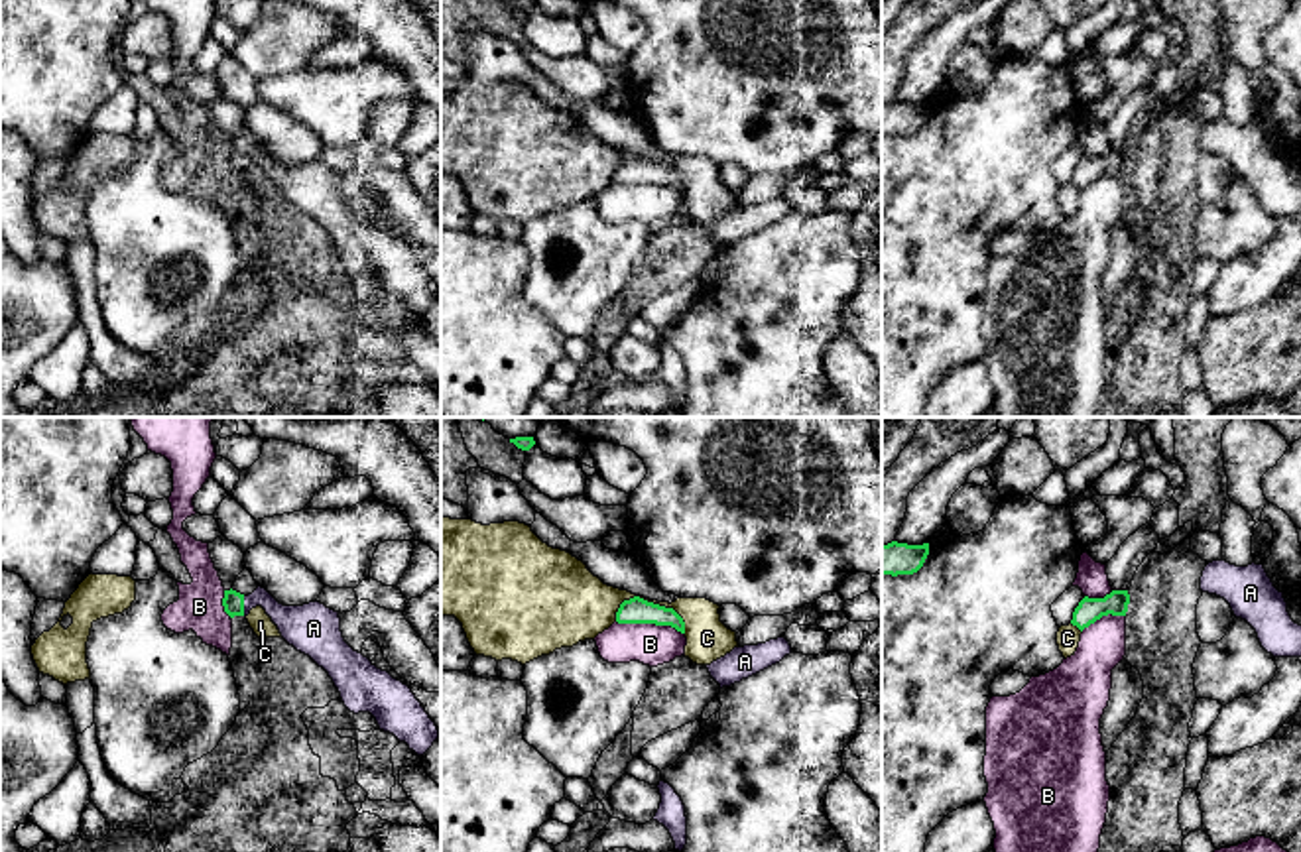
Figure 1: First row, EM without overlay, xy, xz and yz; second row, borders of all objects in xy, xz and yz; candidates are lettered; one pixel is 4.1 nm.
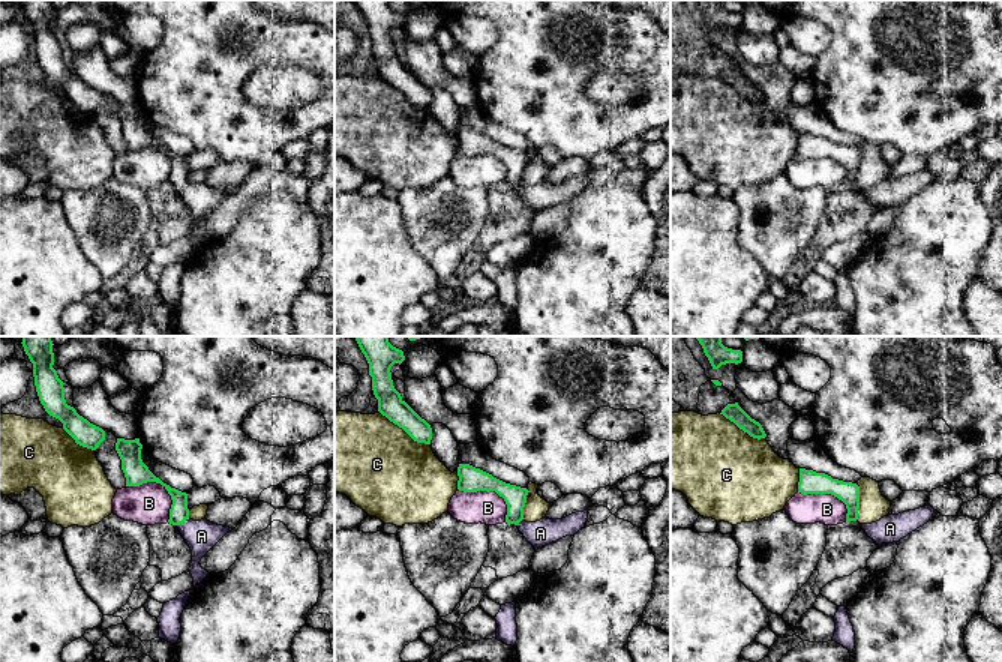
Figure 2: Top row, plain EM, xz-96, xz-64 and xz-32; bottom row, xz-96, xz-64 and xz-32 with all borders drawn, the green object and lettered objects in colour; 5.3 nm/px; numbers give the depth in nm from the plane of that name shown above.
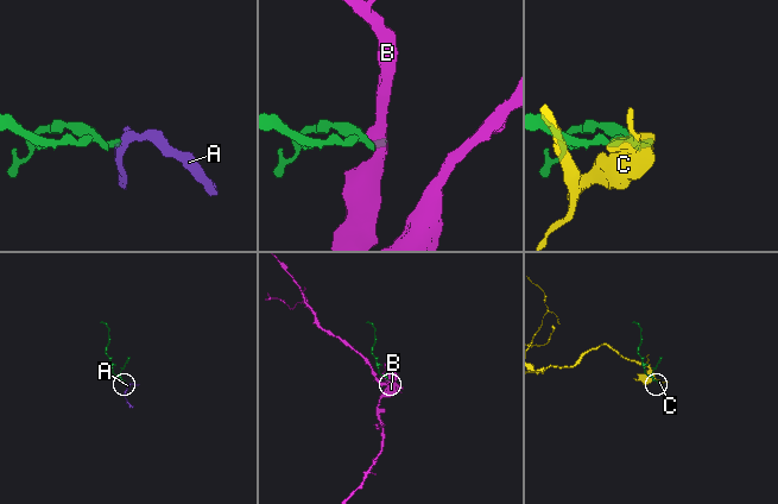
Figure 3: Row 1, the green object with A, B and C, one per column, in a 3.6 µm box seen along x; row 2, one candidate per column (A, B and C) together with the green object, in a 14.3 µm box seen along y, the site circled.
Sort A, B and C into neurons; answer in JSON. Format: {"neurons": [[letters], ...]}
{"neurons": [["A"], ["B"], ["C"]]}

